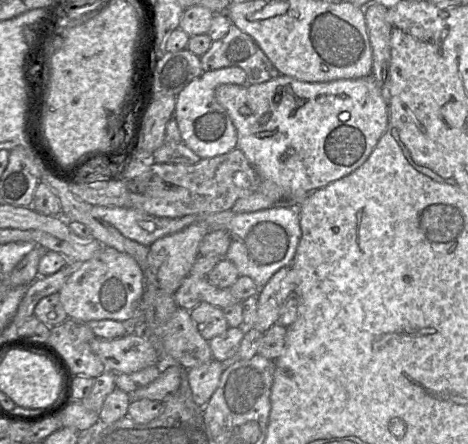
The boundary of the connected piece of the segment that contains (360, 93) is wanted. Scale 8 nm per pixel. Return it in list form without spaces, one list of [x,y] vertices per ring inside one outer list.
[[[280,74],[277,78],[255,85],[219,85],[215,89],[215,99],[226,110],[237,131],[237,148],[243,152],[248,161],[262,177],[260,192],[239,199],[231,208],[231,211],[234,213],[256,212],[274,206],[299,206],[313,191],[324,188],[330,183],[344,178],[360,168],[367,161],[378,141],[386,132],[389,123],[388,105],[384,101],[381,91],[372,75],[354,80],[344,79],[323,83],[309,83]]]

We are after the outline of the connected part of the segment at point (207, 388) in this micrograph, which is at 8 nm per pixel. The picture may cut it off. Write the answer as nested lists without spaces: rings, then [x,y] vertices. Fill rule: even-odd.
[[[212,359],[186,371],[194,402],[203,409],[217,389],[225,364]]]

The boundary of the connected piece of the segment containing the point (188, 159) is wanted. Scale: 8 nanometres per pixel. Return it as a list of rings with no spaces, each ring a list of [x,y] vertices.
[[[171,118],[165,131],[164,142],[151,155],[155,163],[187,164],[198,163],[201,158],[183,142],[175,118]]]

